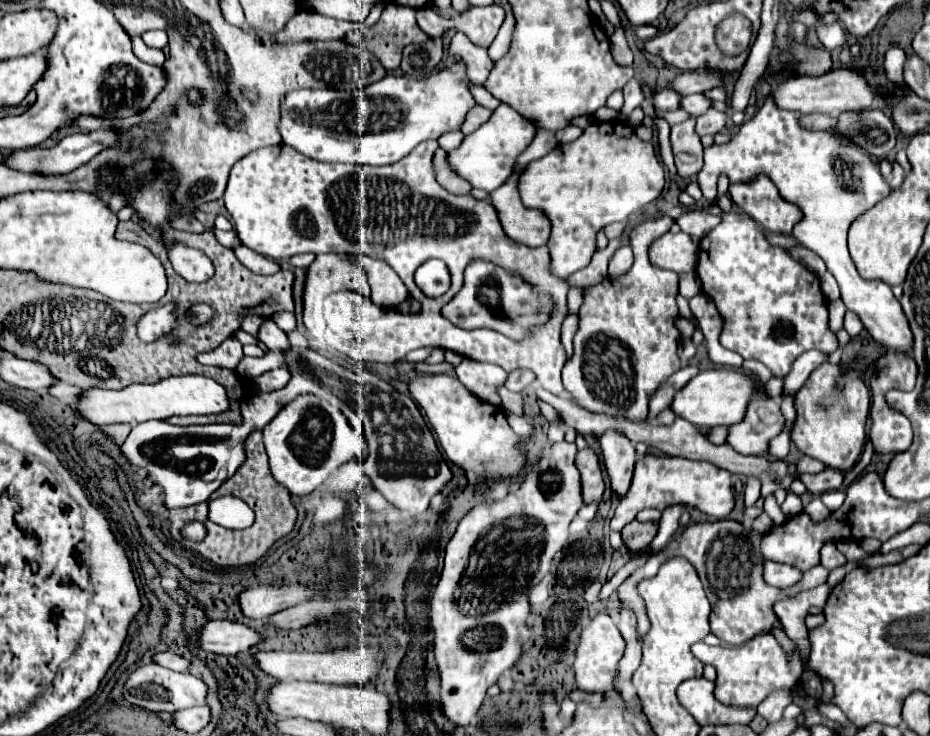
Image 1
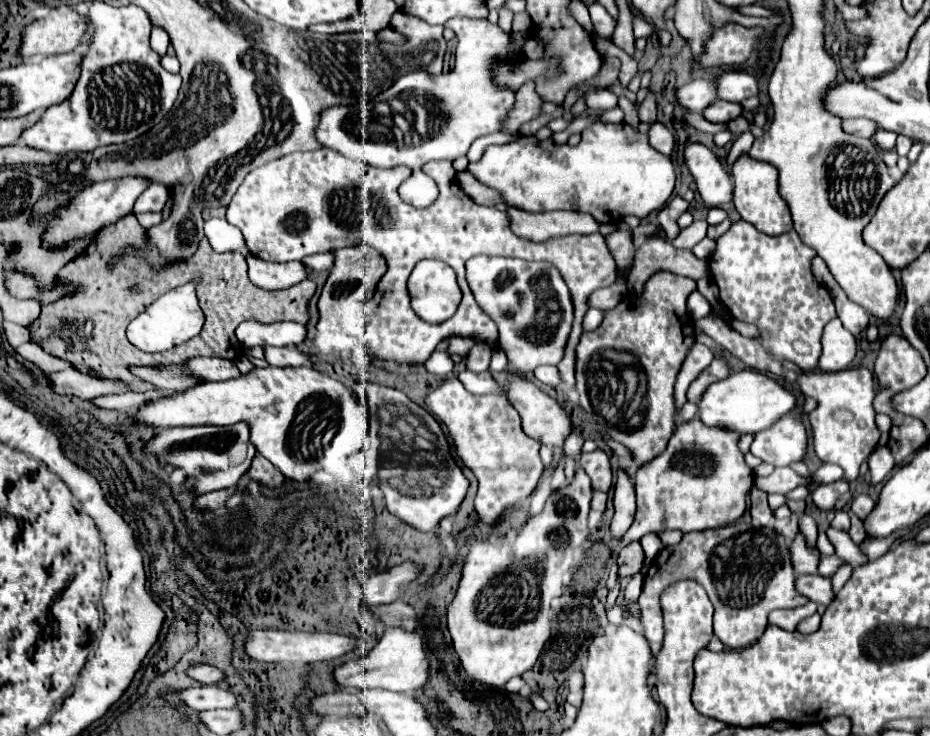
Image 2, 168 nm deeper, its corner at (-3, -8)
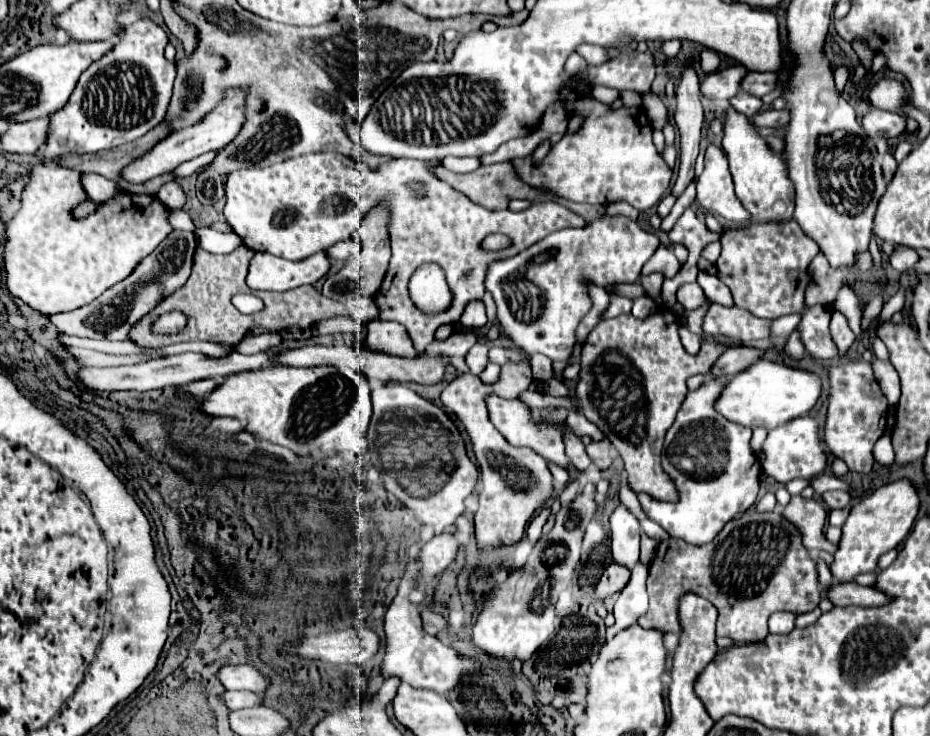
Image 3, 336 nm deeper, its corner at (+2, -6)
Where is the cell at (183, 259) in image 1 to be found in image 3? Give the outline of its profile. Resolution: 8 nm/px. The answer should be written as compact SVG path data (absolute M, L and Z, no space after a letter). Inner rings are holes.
M171 311L161 315L151 325L151 331L157 335L175 335L187 327L187 315L181 311Z

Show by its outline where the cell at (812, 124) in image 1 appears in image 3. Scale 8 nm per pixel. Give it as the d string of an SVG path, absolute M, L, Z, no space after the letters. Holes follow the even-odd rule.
M879 109L869 111L861 119L861 125L873 139L879 139L879 137L893 139L905 131L905 119L899 119L899 115L891 115L889 111L879 111Z

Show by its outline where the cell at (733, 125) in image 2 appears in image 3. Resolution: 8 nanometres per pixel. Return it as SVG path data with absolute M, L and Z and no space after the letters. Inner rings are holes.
M763 107L761 111L757 111L751 117L751 123L755 127L785 127L789 121L787 111L775 111L775 109L767 109Z

